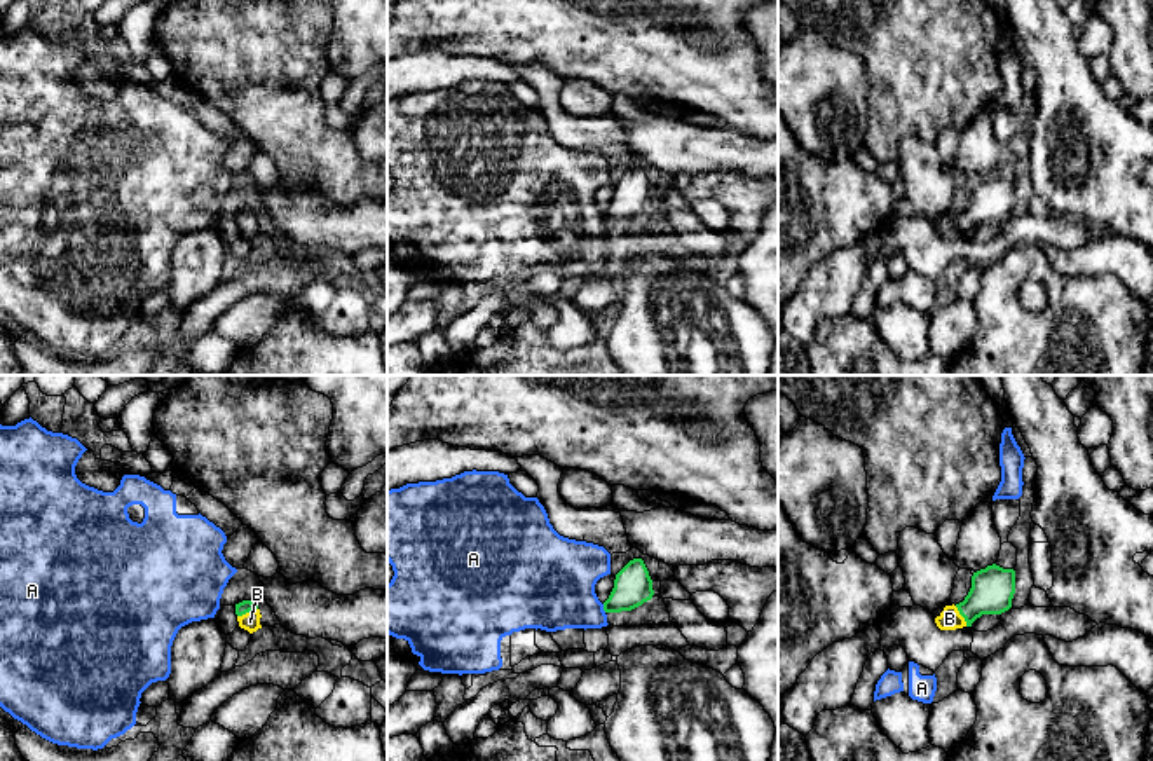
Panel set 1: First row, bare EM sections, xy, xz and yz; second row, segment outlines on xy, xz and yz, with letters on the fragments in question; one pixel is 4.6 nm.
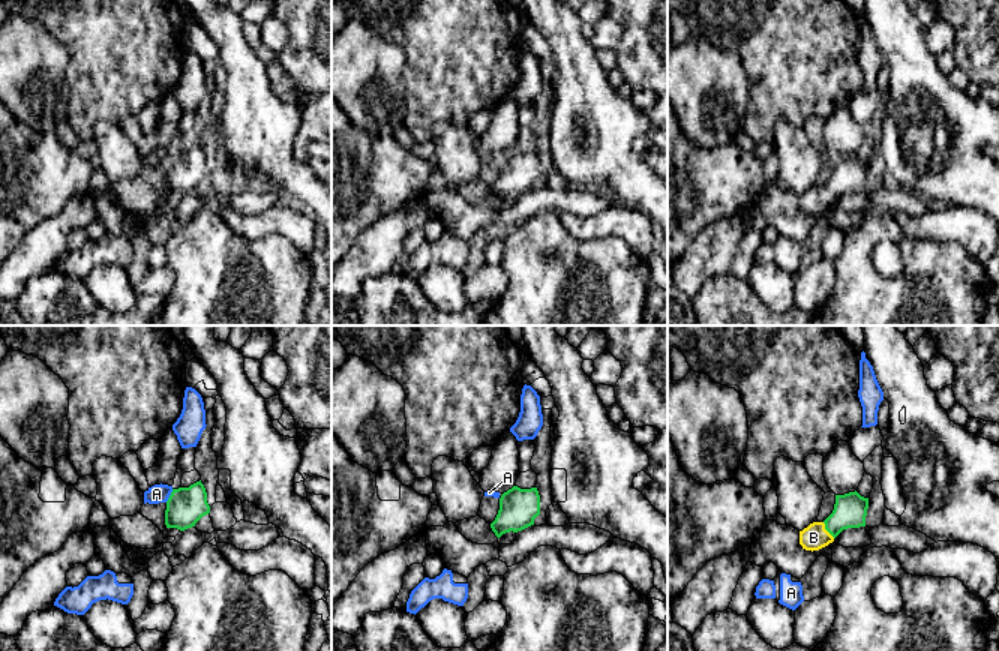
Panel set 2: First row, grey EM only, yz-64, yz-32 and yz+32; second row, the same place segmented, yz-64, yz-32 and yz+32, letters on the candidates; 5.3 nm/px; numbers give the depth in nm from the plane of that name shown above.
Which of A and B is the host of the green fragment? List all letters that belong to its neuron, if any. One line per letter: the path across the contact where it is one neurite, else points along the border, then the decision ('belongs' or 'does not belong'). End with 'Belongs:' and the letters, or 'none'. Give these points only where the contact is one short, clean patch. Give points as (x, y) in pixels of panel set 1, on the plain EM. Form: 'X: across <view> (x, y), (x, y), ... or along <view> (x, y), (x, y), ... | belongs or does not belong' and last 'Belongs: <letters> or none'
A: along xz (602, 213), (606, 220) | does not belong
B: across xy (245, 215), (246, 220), (250, 231) | belongs
Belongs: B

